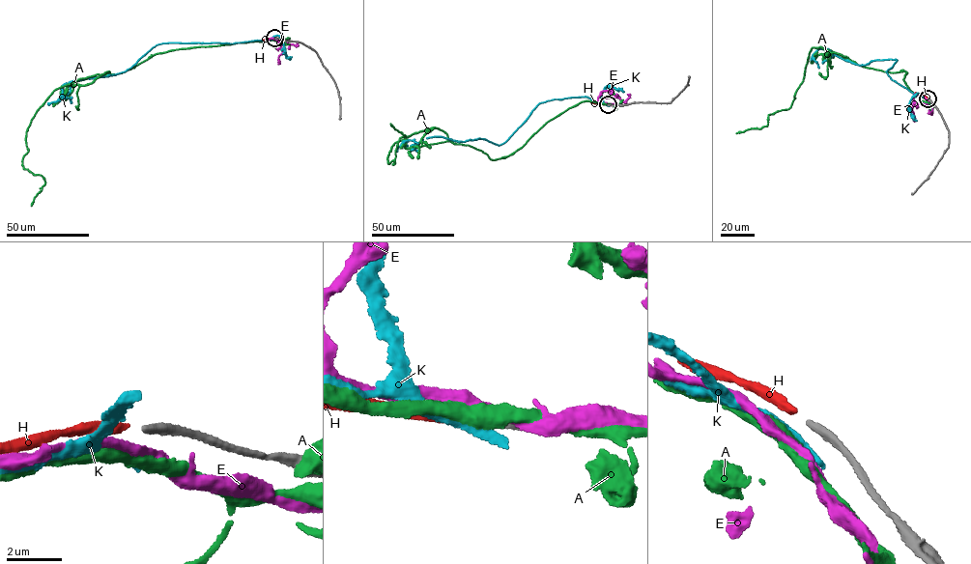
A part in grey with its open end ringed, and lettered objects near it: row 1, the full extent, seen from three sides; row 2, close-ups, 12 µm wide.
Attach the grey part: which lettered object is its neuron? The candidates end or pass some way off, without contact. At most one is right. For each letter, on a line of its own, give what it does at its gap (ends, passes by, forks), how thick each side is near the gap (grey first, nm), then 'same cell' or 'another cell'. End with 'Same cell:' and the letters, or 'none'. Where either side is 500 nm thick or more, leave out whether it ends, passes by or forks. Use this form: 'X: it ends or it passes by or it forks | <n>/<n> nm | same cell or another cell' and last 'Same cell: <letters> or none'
A: 300/550 nm | another cell
E: it passes by | 300/280 nm | another cell
H: it ends | 300/320 nm | same cell
K: it ends | 300/440 nm | another cell
Same cell: H

